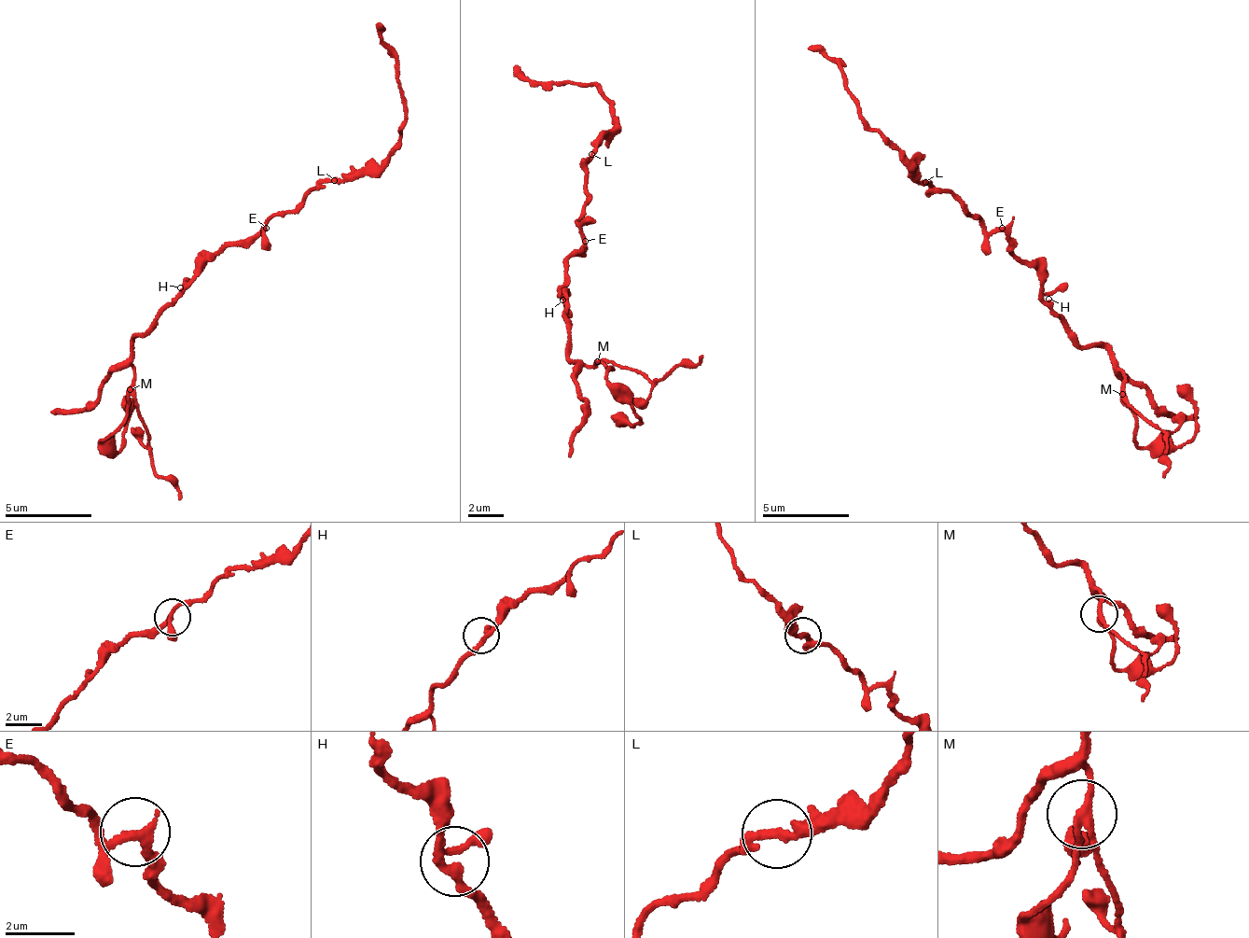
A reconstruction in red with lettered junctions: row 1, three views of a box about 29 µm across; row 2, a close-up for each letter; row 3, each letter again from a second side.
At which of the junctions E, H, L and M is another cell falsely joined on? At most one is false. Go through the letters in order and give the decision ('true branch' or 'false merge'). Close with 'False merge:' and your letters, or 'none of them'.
E: true branch
H: true branch
L: true branch
M: false merge
False merge: M

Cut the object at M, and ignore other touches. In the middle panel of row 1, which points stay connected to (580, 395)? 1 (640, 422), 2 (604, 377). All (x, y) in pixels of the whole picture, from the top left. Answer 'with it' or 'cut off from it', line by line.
1: cut off from it
2: cut off from it

